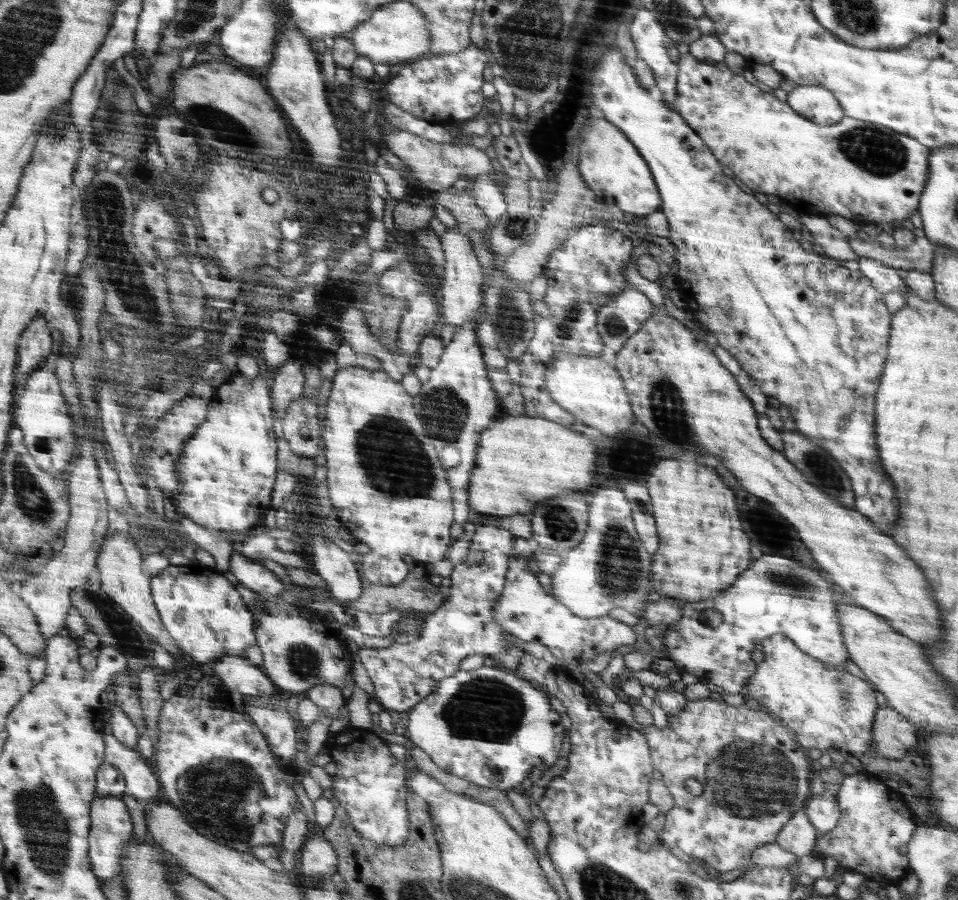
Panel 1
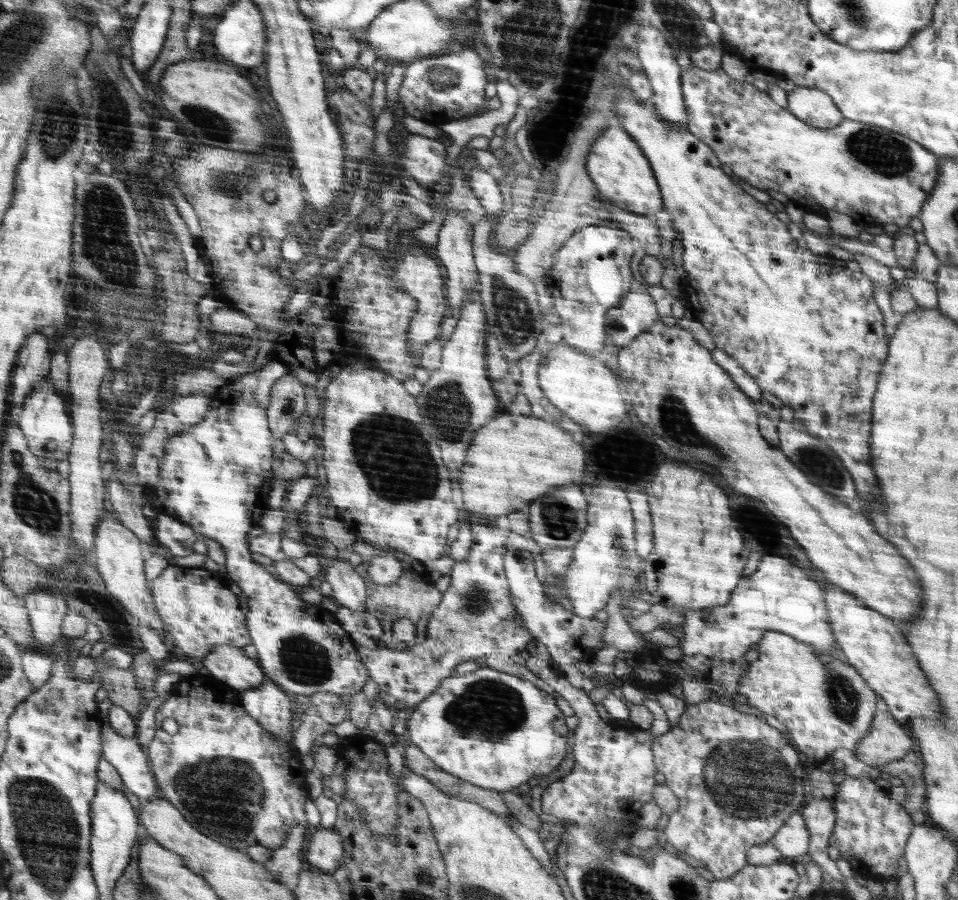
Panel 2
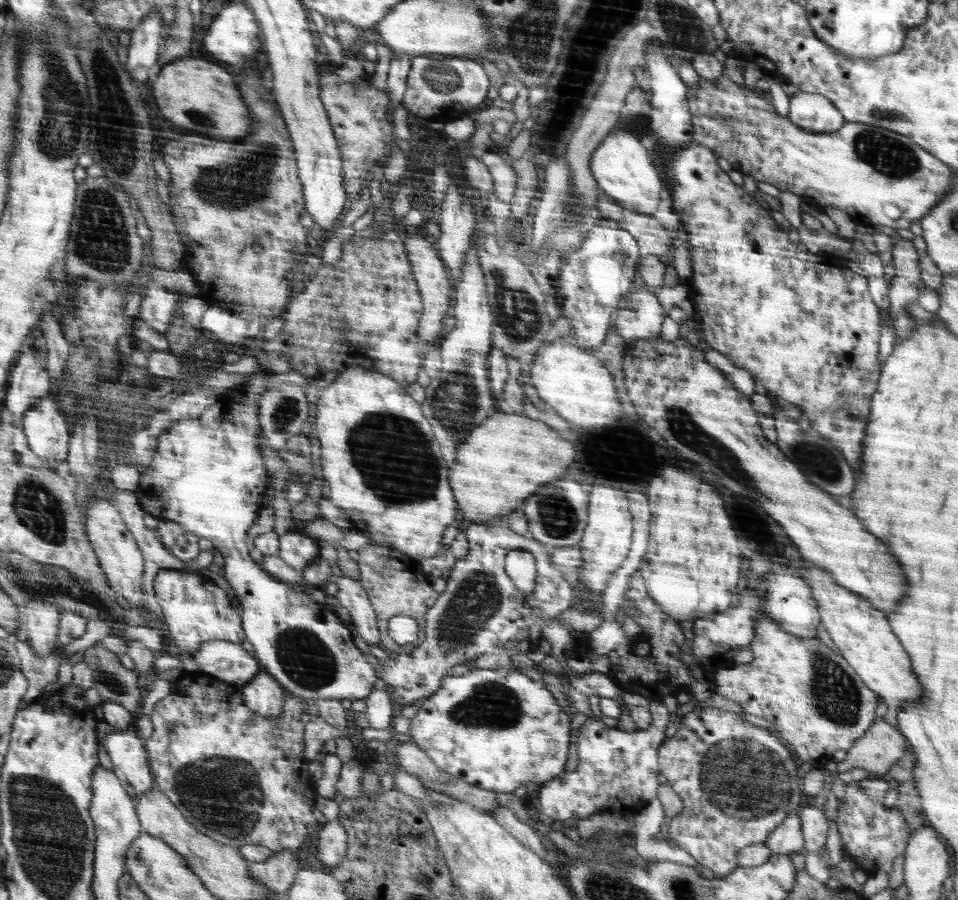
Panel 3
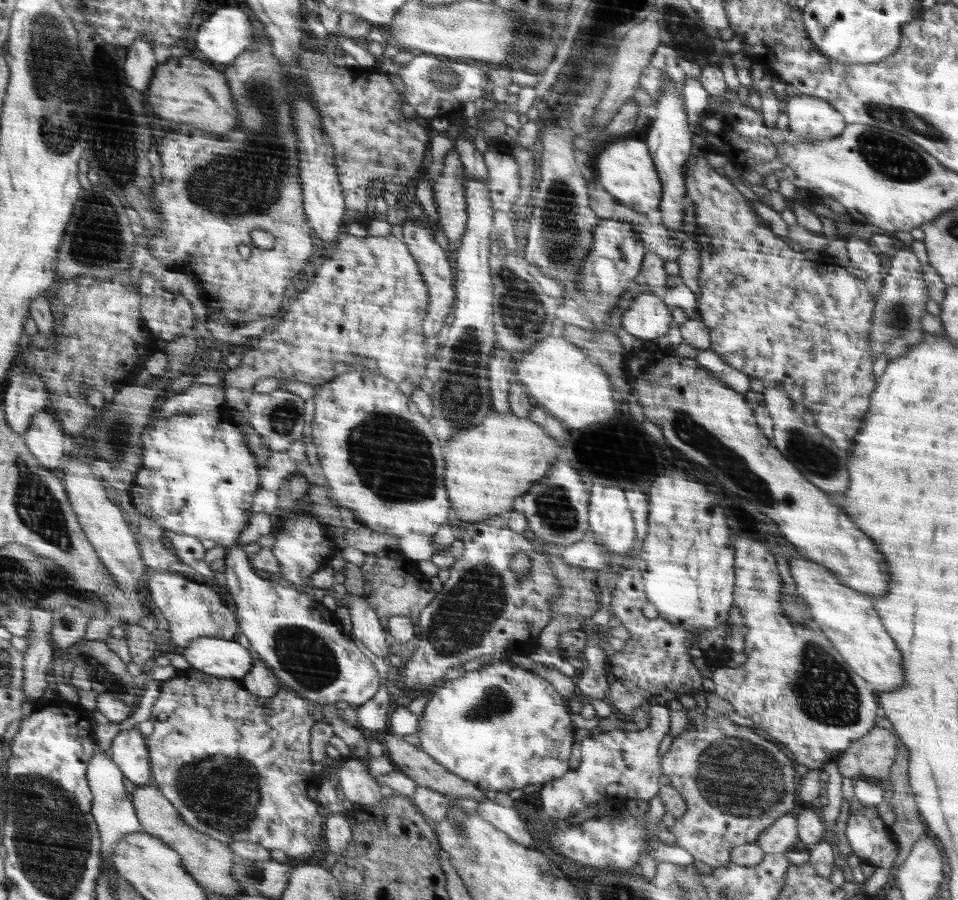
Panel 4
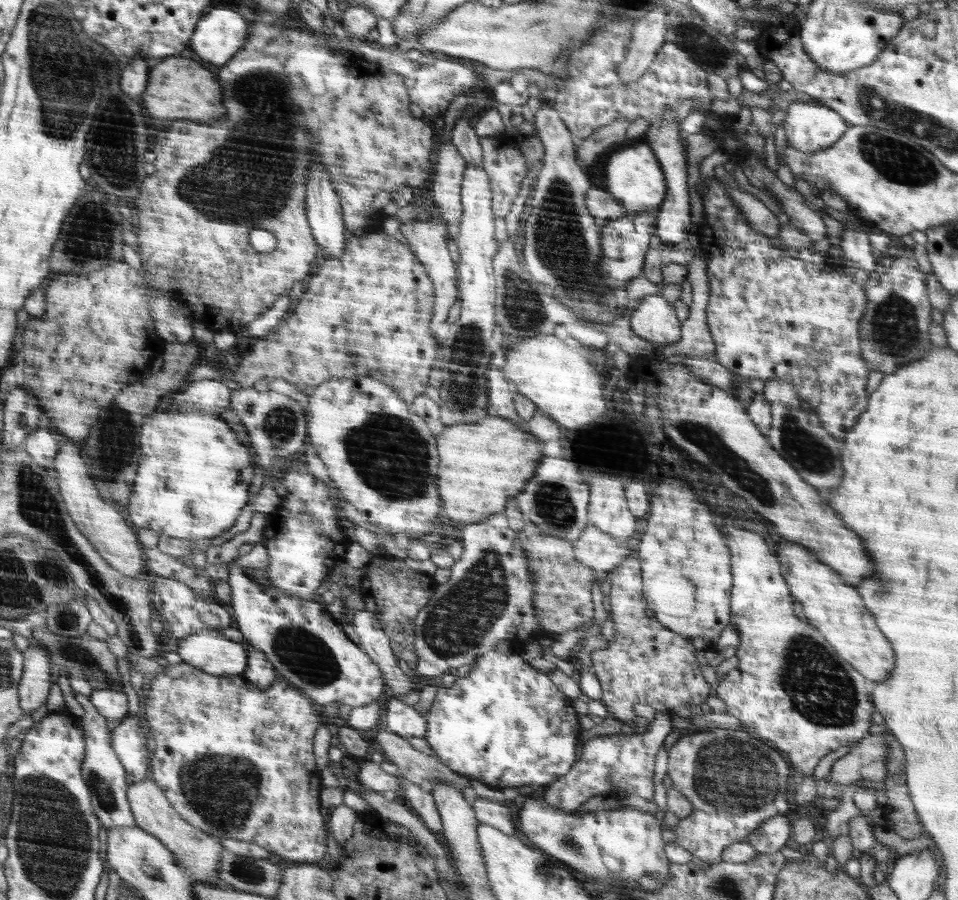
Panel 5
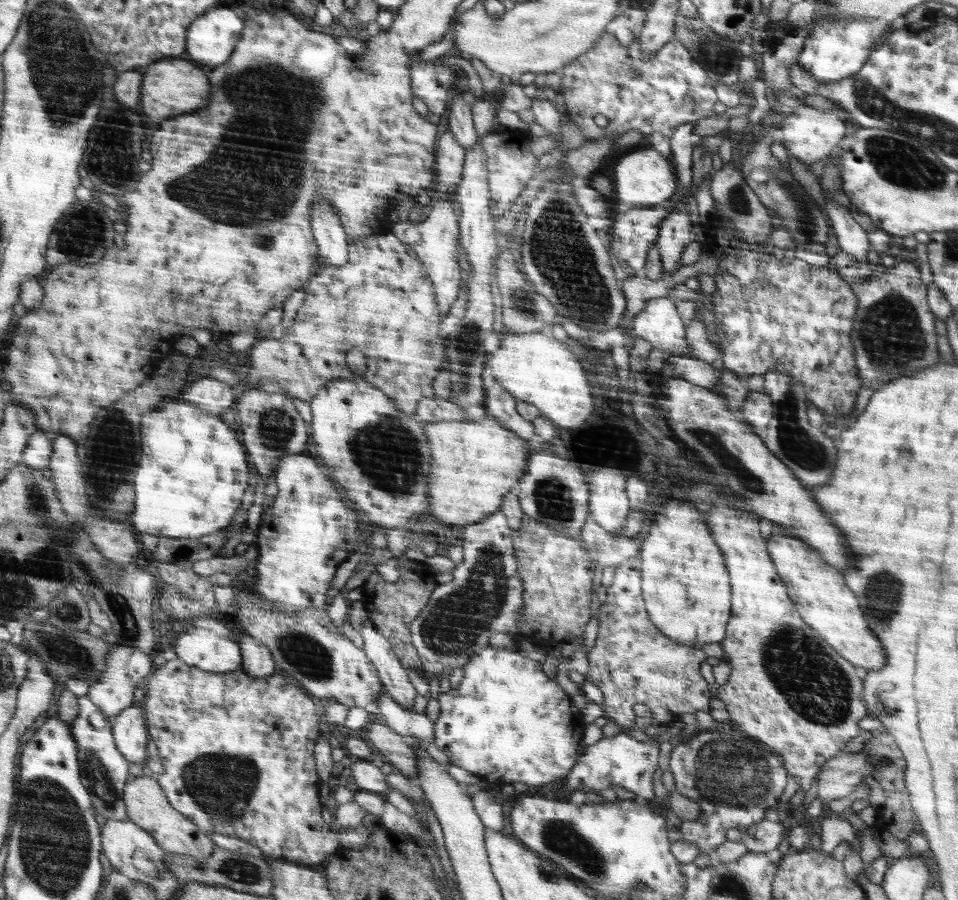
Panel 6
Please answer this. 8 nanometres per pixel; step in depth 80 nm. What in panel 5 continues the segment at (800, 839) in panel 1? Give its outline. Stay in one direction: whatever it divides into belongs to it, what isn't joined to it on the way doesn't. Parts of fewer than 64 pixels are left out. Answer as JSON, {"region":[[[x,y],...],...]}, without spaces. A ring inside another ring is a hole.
{"region":[[[784,815],[765,820],[745,840],[759,853],[774,854],[784,847],[791,835],[790,822]]]}

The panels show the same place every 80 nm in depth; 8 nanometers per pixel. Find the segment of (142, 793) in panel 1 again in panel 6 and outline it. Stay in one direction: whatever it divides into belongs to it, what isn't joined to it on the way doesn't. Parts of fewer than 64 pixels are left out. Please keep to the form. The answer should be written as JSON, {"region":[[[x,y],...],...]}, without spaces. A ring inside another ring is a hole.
{"region":[[[140,704],[132,705],[122,712],[114,716],[113,735],[118,750],[132,764],[142,764],[142,760],[146,760],[146,744],[148,744],[148,736],[146,736],[146,723],[144,716],[140,712]]]}

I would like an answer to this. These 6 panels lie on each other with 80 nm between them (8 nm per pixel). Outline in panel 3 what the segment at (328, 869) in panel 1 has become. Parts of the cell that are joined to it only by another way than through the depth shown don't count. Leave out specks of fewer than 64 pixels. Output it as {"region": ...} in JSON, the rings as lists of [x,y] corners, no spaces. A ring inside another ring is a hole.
{"region":[[[339,820],[322,825],[318,836],[318,858],[323,866],[336,866],[347,854],[347,829]]]}

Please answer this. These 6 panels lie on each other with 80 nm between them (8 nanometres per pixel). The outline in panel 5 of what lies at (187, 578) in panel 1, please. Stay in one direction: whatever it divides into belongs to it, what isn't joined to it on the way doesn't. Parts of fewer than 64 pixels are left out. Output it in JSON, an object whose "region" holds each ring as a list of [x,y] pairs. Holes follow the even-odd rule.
{"region":[[[156,575],[151,576],[150,585],[152,587],[151,604],[167,620],[171,630],[171,635],[178,640],[186,638],[198,631],[217,633],[220,628],[230,627],[232,622],[231,612],[228,612],[227,606],[222,606],[216,598],[198,595],[192,589],[186,587],[182,582],[172,578],[164,578]]]}

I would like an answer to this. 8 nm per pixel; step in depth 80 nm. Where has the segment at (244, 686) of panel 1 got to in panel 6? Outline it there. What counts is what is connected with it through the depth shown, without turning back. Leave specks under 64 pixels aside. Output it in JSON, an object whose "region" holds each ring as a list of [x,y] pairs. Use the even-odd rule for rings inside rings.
{"region":[[[192,627],[179,634],[174,650],[179,660],[207,672],[224,673],[242,668],[242,652],[236,639],[209,629]]]}

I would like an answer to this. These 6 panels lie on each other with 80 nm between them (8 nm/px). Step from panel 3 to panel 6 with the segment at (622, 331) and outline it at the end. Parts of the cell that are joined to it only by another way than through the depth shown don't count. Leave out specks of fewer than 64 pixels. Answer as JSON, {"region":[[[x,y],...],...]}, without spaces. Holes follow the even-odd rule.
{"region":[[[666,296],[652,298],[642,304],[642,309],[635,316],[632,333],[651,342],[653,348],[692,357],[686,329],[676,305]]]}

